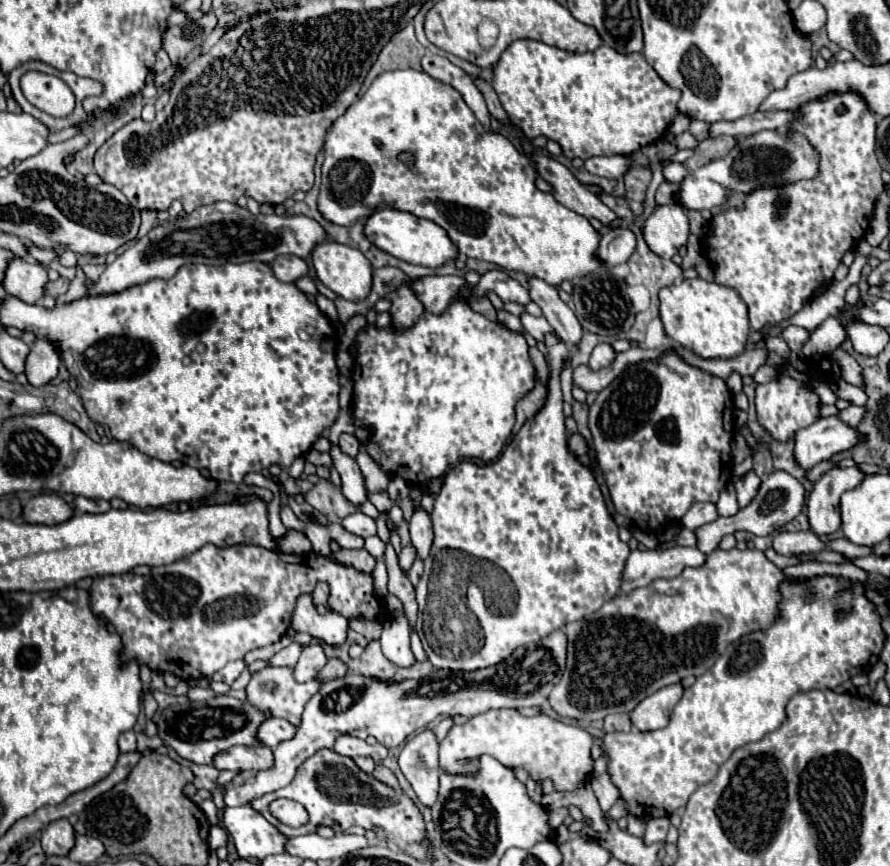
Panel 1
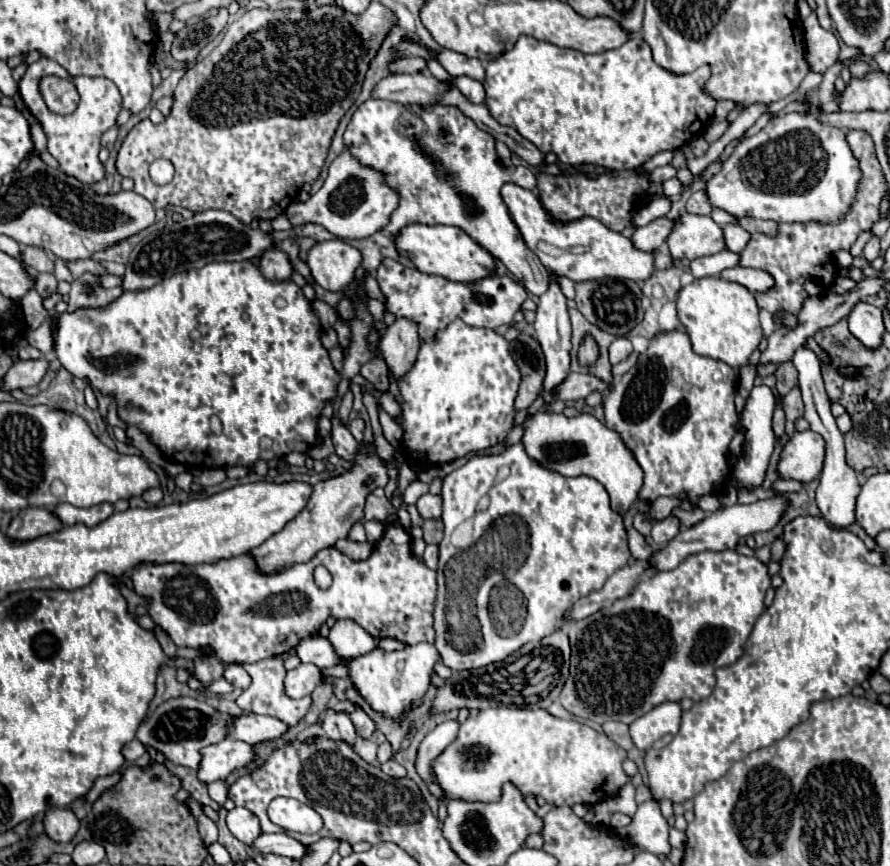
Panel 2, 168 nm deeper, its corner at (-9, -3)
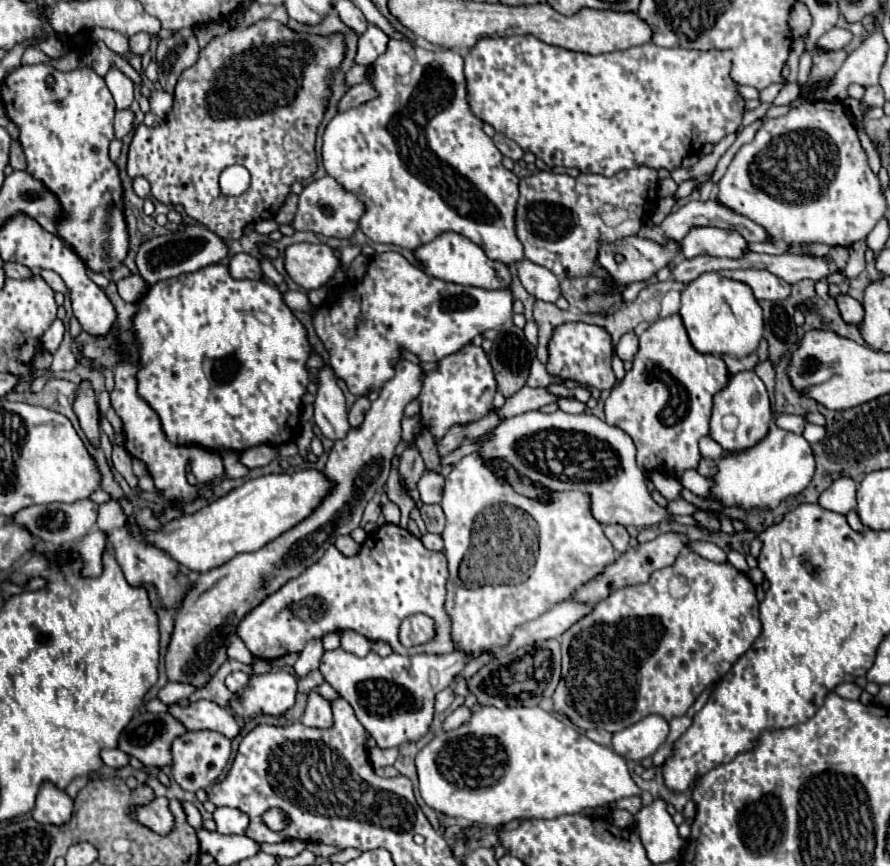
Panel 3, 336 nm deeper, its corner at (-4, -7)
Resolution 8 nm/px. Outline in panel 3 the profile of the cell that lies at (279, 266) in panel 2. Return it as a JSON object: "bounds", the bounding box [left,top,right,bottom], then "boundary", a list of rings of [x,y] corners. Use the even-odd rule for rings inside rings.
{"bounds":[229,254,265,280],"boundary":[[[235,254],[229,262],[229,270],[233,278],[247,278],[247,280],[263,280],[265,274],[261,270],[261,260],[251,254]]]}

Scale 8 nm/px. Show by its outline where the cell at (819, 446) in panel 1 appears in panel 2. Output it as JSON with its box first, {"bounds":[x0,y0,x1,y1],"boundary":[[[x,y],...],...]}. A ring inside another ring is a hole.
{"bounds":[778,430,824,482],"boundary":[[[812,430],[796,432],[782,448],[778,478],[812,482],[820,476],[824,462],[824,438]]]}

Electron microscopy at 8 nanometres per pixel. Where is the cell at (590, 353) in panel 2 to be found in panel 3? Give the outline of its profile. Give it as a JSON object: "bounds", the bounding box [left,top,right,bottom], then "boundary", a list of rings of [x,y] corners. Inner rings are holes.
{"bounds":[549,322,617,390],"boundary":[[[567,322],[555,328],[553,340],[549,344],[549,374],[561,376],[561,378],[573,378],[579,382],[587,382],[595,386],[597,390],[611,390],[617,382],[613,368],[611,368],[611,338],[609,334],[591,324],[583,322]]]}

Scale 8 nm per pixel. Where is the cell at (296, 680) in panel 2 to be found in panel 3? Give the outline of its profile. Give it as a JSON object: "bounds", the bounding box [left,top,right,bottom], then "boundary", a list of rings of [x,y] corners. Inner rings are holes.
{"bounds":[231,670,297,718],"boundary":[[[273,670],[263,678],[251,678],[249,684],[239,690],[231,704],[243,718],[251,714],[281,716],[295,704],[297,676],[285,670]]]}

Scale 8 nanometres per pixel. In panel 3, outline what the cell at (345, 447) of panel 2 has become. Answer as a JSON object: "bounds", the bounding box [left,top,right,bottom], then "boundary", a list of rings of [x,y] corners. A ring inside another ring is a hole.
{"bounds":[315,366,347,440],"boundary":[[[325,366],[319,372],[319,388],[315,398],[315,424],[321,428],[323,436],[329,440],[341,440],[347,436],[347,408],[345,396],[335,382],[333,370]]]}

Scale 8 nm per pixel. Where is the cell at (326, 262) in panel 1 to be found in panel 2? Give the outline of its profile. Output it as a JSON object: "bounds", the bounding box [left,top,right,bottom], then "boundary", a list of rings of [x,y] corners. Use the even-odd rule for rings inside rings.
{"bounds":[306,238,362,292],"boundary":[[[336,238],[316,242],[306,254],[306,264],[318,286],[342,292],[354,280],[354,272],[362,264],[362,254],[348,242]]]}

